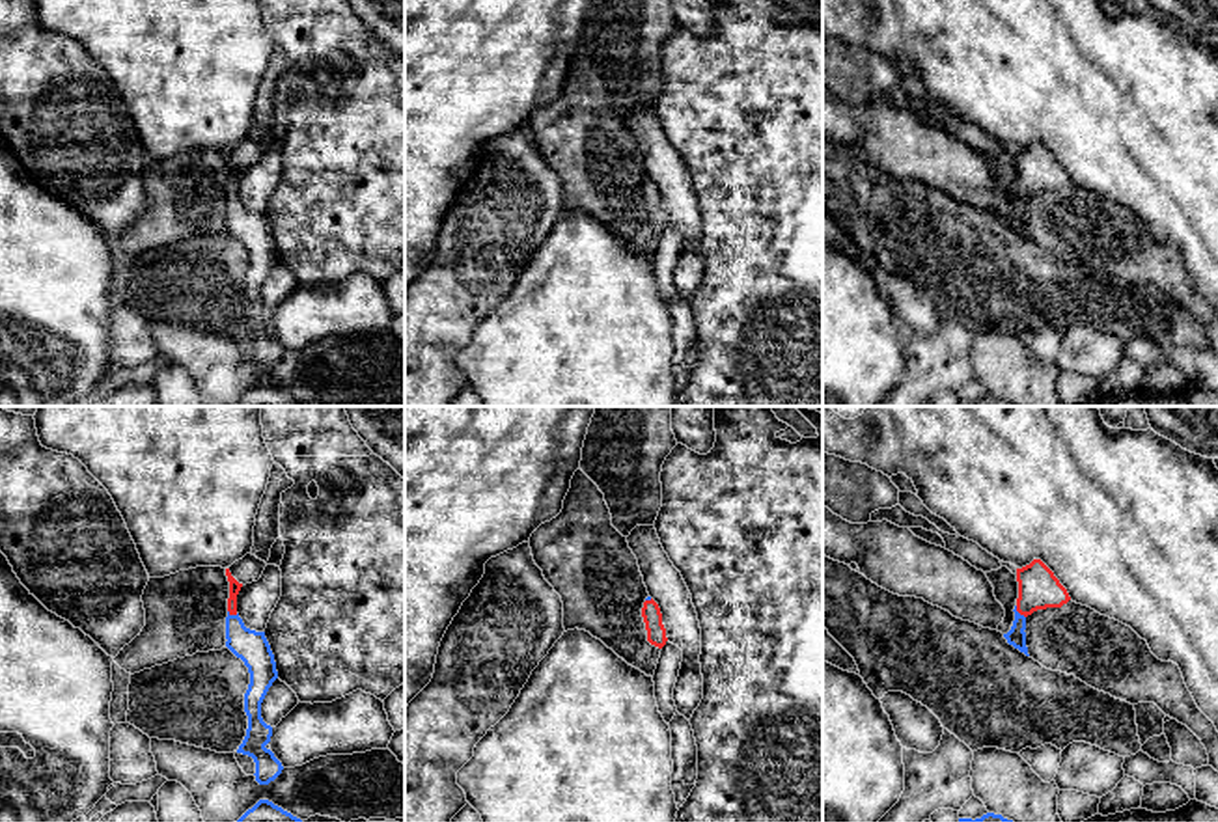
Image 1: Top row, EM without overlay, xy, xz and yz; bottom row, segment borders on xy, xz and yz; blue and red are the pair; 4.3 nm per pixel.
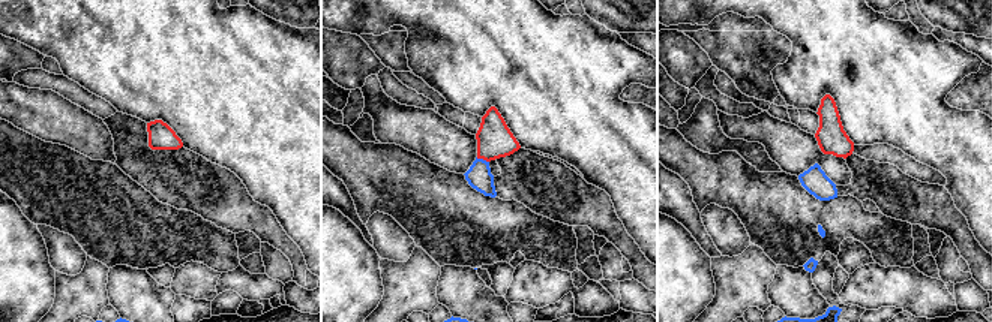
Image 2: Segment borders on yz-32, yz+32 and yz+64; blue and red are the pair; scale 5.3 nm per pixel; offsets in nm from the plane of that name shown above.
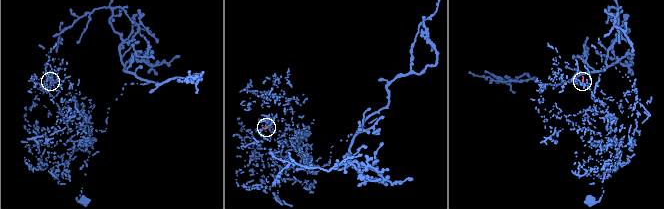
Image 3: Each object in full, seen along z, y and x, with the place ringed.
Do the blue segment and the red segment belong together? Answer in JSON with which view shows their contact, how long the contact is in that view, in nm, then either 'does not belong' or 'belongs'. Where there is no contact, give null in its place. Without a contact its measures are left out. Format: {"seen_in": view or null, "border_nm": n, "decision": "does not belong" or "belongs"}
{"seen_in": "yz", "border_nm": 70, "decision": "belongs"}

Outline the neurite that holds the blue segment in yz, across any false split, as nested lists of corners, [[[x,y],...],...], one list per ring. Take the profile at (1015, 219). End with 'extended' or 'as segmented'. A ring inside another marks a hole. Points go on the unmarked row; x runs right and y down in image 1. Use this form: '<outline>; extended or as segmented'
[[[1041,144],[1017,151],[1018,181],[1015,188],[1013,209],[1003,220],[1009,227],[1028,237],[1026,229],[1026,199],[1037,192],[1061,190],[1071,183],[1067,171],[1059,166],[1054,155]]]; extended

